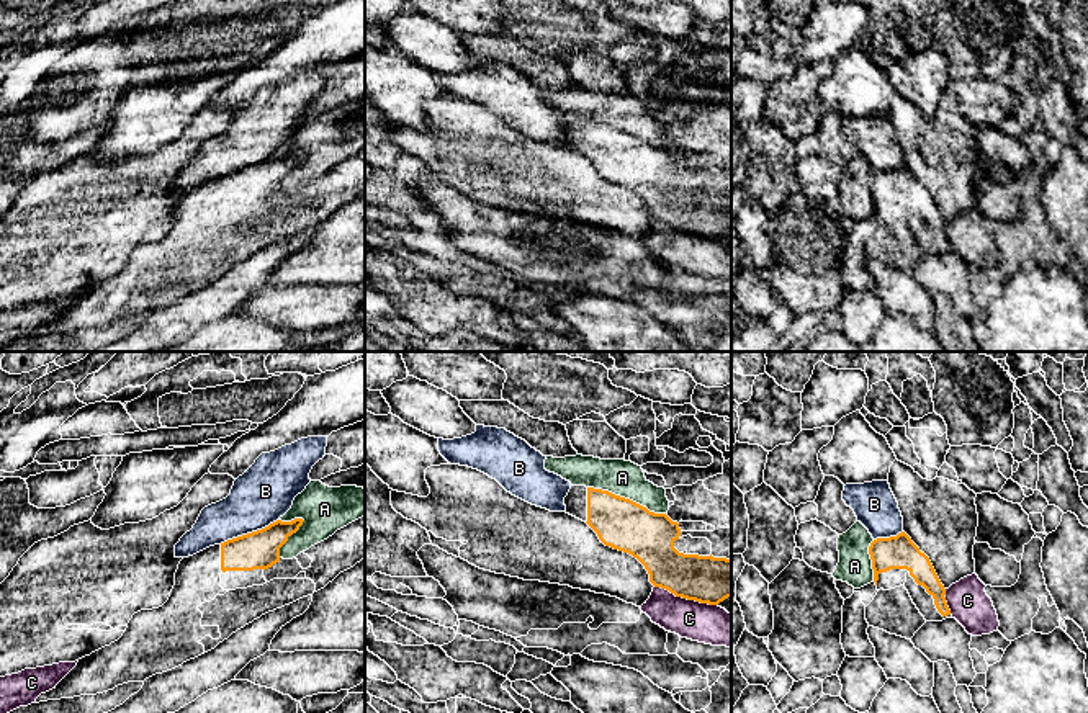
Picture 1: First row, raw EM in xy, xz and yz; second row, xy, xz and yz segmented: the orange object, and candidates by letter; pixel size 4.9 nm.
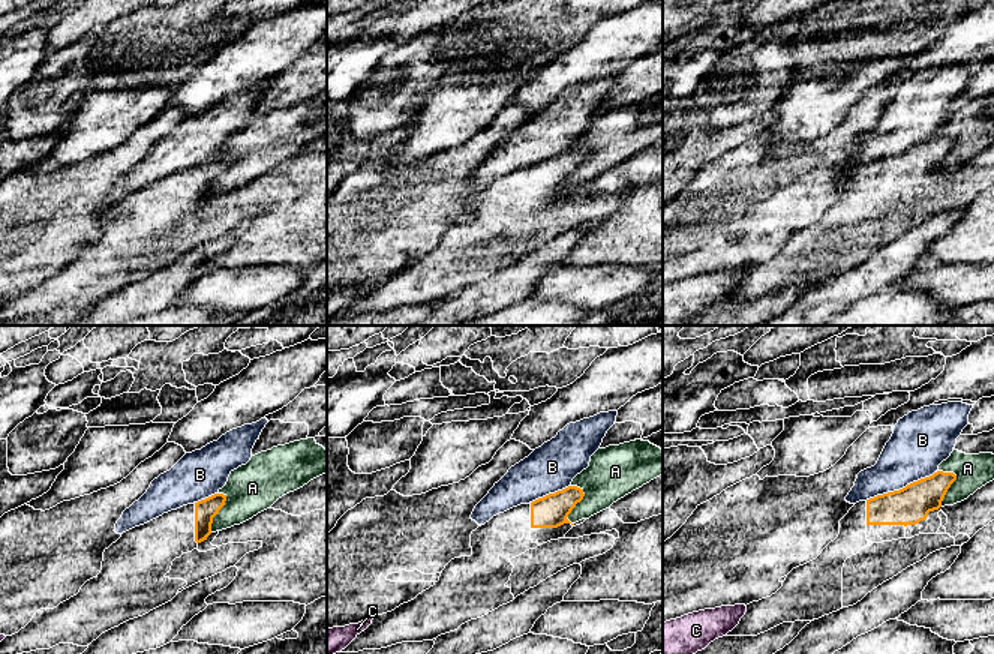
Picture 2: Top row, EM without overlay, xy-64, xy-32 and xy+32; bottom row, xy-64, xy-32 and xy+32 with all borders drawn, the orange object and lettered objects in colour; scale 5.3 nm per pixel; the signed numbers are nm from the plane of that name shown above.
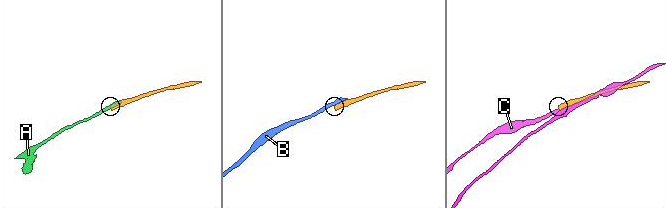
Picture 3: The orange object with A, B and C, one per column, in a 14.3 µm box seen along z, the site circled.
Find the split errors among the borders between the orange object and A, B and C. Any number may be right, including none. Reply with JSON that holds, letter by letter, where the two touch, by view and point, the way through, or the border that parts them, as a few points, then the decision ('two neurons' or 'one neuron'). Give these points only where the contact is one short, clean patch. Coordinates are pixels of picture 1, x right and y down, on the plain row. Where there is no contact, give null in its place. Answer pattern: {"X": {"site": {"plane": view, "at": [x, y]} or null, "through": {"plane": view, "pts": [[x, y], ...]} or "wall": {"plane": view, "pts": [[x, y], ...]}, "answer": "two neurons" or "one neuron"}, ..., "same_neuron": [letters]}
{"A": {"site": {"plane": "xz", "at": [627, 133]}, "wall": {"plane": "xz", "pts": [[588, 120], [607, 123], [650, 144], [665, 147]]}, "answer": "two neurons"}, "B": {"site": {"plane": "xy", "at": [247, 167]}, "answer": "two neurons"}, "C": {"site": {"plane": "xz", "at": [686, 231]}, "answer": "two neurons"}, "same_neuron": []}

